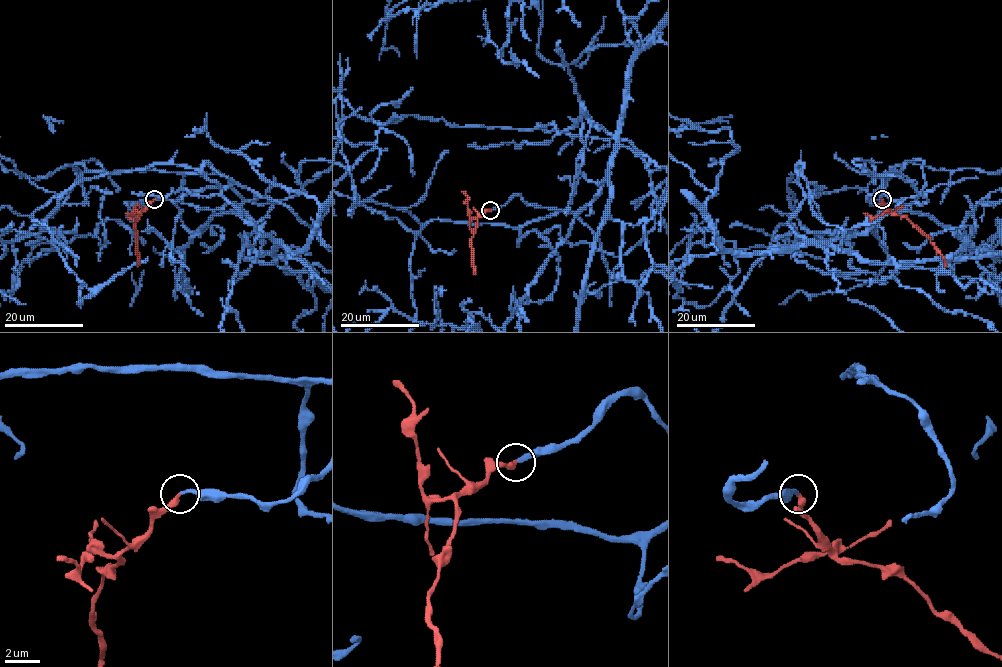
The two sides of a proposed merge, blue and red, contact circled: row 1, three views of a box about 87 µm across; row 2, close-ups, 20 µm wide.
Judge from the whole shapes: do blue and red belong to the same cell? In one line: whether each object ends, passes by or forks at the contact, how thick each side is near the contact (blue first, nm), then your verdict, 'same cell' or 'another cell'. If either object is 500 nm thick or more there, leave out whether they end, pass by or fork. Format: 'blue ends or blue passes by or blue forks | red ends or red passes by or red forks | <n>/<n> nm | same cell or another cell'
blue ends | red ends | 200/320 nm | same cell

